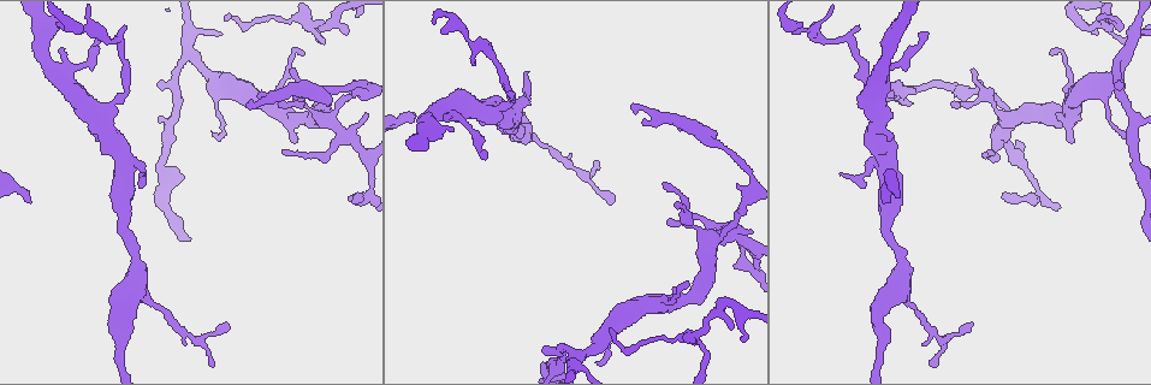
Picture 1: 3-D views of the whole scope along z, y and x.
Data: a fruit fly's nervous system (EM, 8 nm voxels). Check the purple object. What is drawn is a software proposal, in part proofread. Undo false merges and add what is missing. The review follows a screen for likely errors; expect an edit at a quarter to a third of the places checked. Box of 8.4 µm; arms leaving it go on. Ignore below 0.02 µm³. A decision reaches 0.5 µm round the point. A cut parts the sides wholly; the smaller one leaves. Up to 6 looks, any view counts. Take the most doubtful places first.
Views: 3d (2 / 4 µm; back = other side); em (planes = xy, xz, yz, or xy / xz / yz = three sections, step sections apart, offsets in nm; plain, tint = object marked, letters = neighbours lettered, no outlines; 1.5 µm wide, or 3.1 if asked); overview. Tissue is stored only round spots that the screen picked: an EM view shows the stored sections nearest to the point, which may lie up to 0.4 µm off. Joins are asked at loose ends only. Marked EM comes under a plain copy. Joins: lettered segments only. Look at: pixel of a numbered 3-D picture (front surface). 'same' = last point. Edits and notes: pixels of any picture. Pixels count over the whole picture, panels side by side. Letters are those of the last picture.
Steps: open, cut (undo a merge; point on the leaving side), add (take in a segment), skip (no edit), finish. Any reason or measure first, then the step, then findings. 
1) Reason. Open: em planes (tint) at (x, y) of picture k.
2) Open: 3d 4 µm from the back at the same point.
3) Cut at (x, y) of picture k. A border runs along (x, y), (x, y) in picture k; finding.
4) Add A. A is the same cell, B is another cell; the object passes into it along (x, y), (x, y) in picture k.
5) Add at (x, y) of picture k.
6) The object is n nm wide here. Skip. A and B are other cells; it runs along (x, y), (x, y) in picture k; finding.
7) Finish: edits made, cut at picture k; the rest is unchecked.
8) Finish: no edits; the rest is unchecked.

Open: em xy step 8 (letters) at (715, 145) of picture 1.

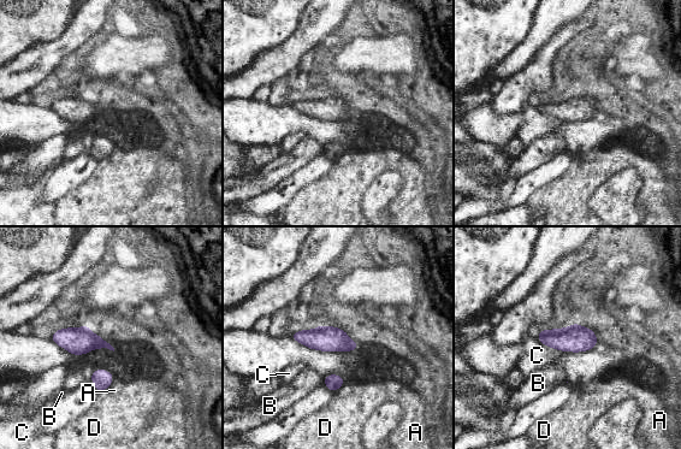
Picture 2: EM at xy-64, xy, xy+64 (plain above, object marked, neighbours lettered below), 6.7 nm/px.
Skip. A, B, C and D are other cells; a border runs along (536, 332), (543, 343), (566, 352) in picture 2; one neuron here.

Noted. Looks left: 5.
An open end. Open: 3d 2 µm at (225, 323) of picture 1.

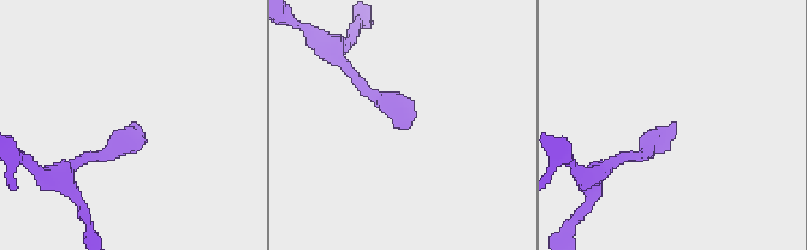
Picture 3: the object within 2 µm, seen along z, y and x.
Open: em yz step 4 (tint) at (134, 121) of picture 3.

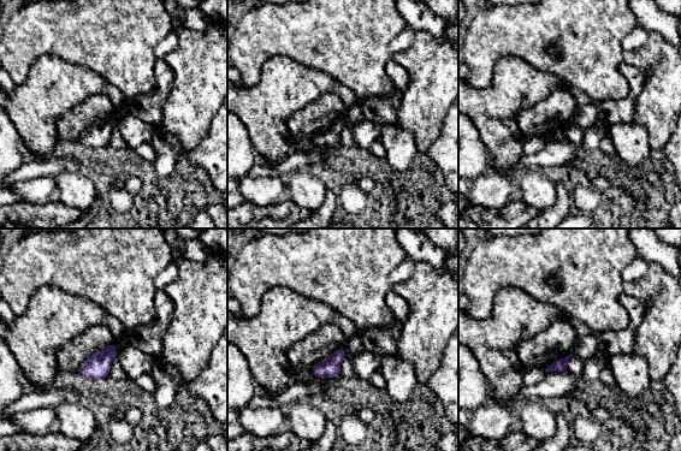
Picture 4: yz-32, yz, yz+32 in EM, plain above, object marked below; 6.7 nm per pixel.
Open: em planes (letters) at the same point.

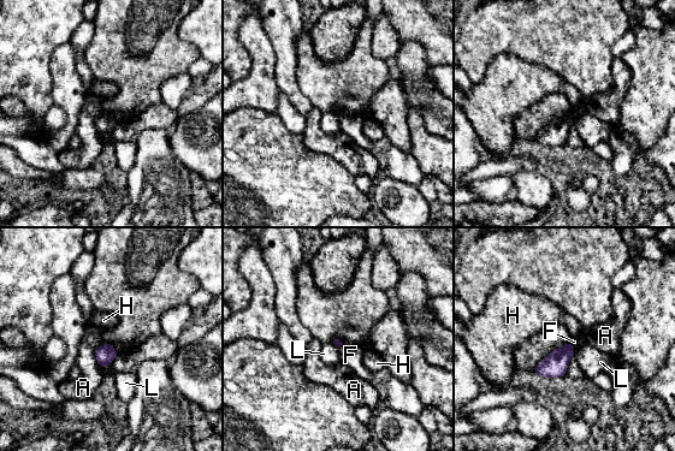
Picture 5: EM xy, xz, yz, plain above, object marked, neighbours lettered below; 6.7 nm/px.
The longest contact is with A, 120 nm. Skip. A, F, H and L are other cells; a border runs along (573, 345), (575, 354) in picture 5; no lettered segment goes on from it.

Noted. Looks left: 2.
Branch stops here. Open: em planes (letters) at (212, 134) of picture 1.

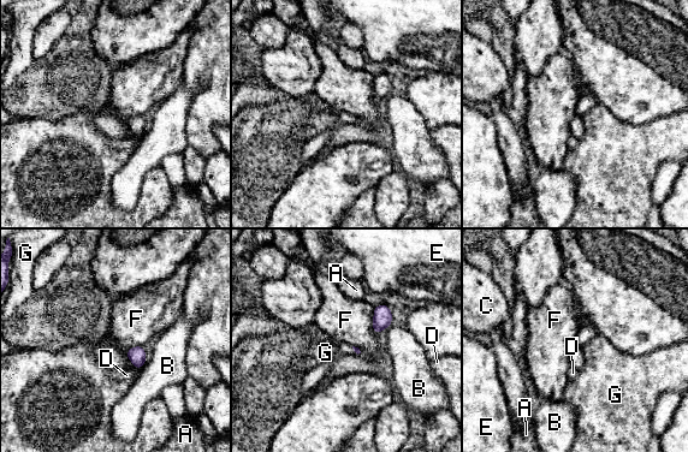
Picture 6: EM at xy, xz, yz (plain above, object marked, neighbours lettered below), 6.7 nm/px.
The longest contact is with F, 190 nm. Skip. A, B, C, D, E, F and G are other cells; a border runs along (374, 308), (373, 331), (377, 334) in picture 6; none of them fits.

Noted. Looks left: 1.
Finish: no edits; the rest is unchecked.

